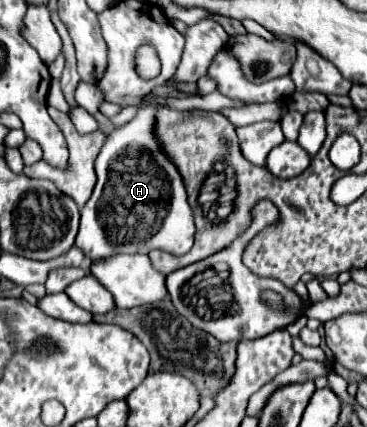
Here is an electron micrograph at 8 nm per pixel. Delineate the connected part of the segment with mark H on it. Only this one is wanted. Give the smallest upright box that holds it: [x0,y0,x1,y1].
[76,107,194,261]

